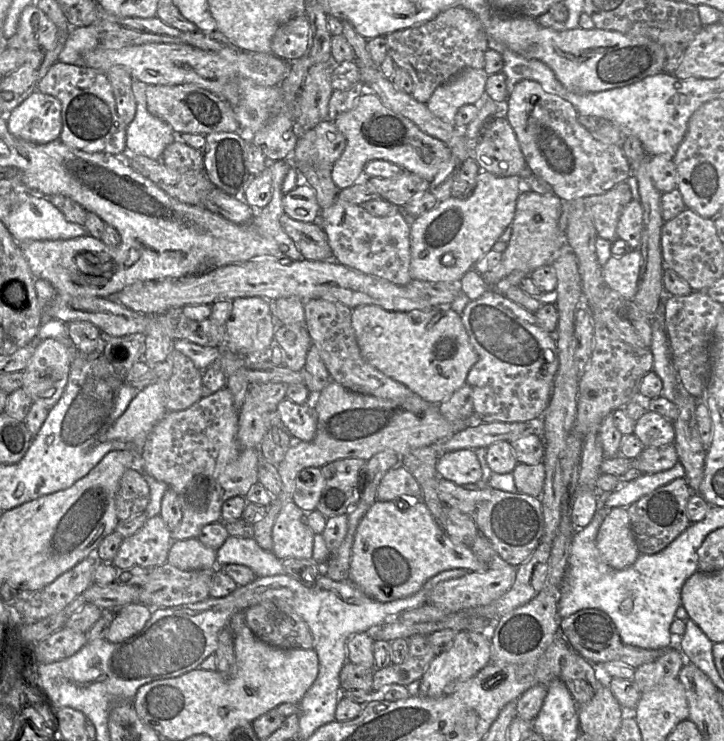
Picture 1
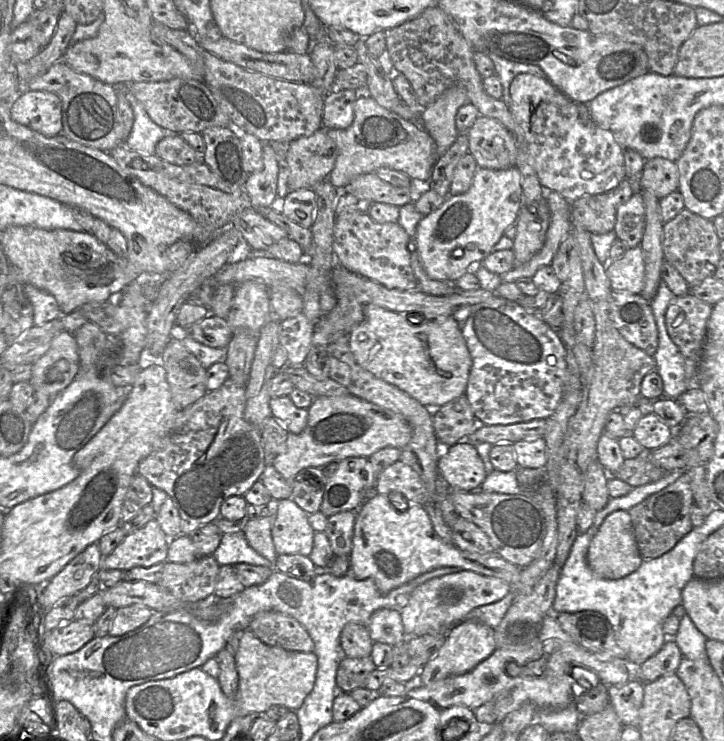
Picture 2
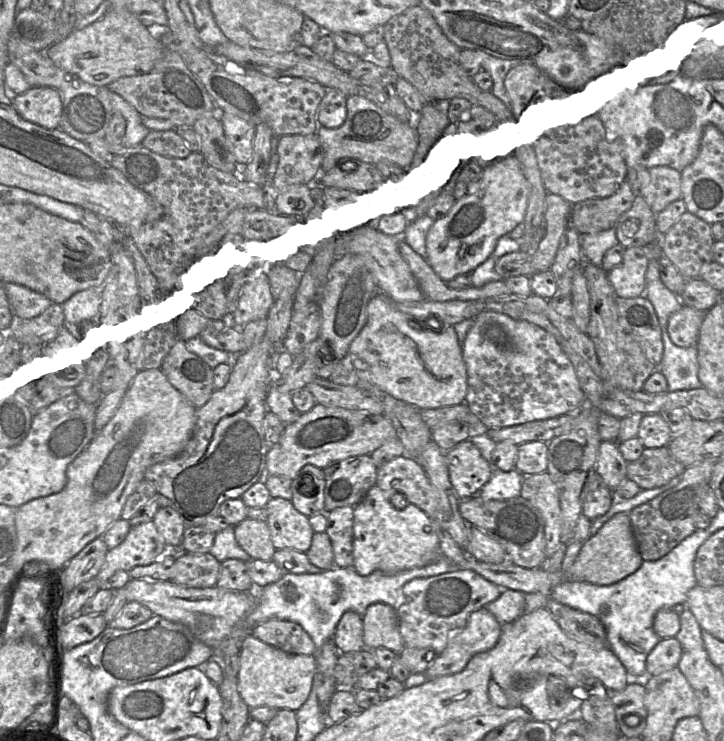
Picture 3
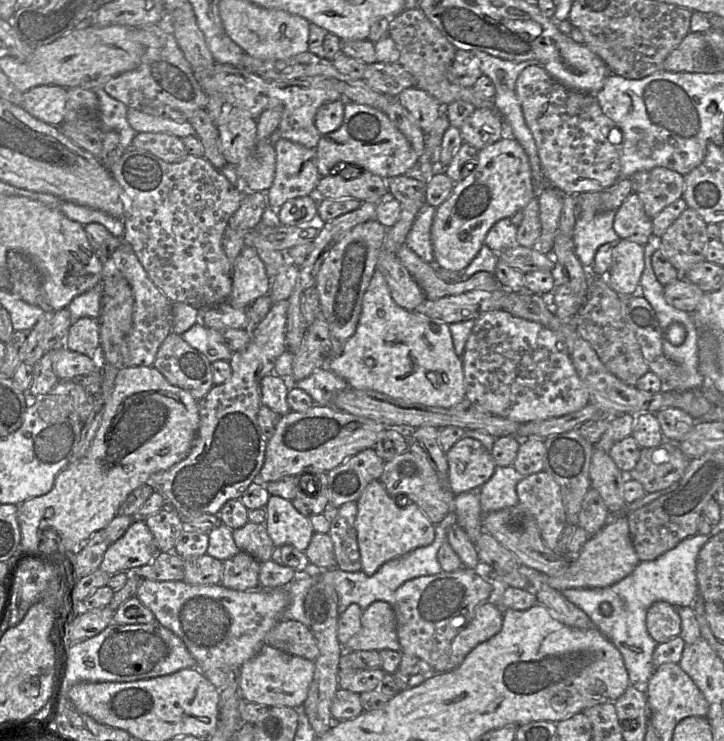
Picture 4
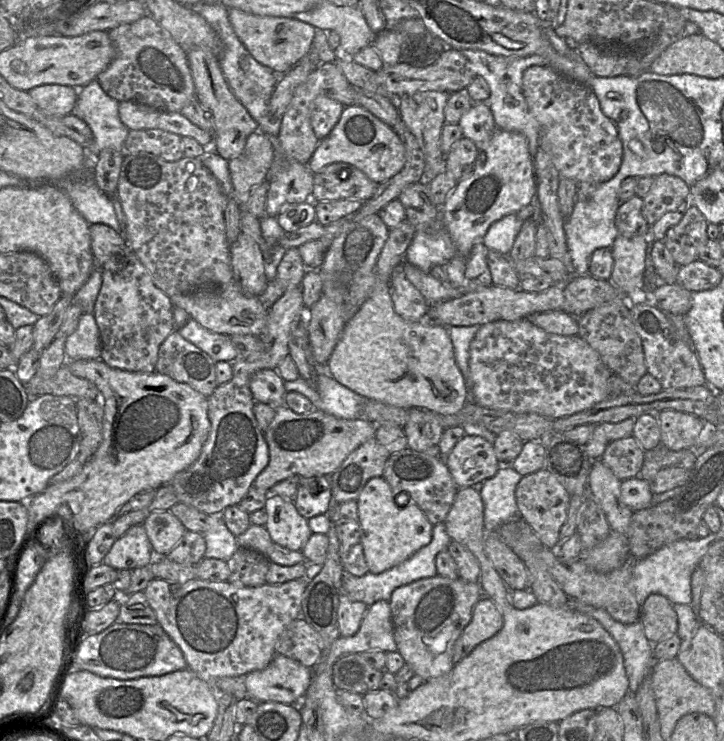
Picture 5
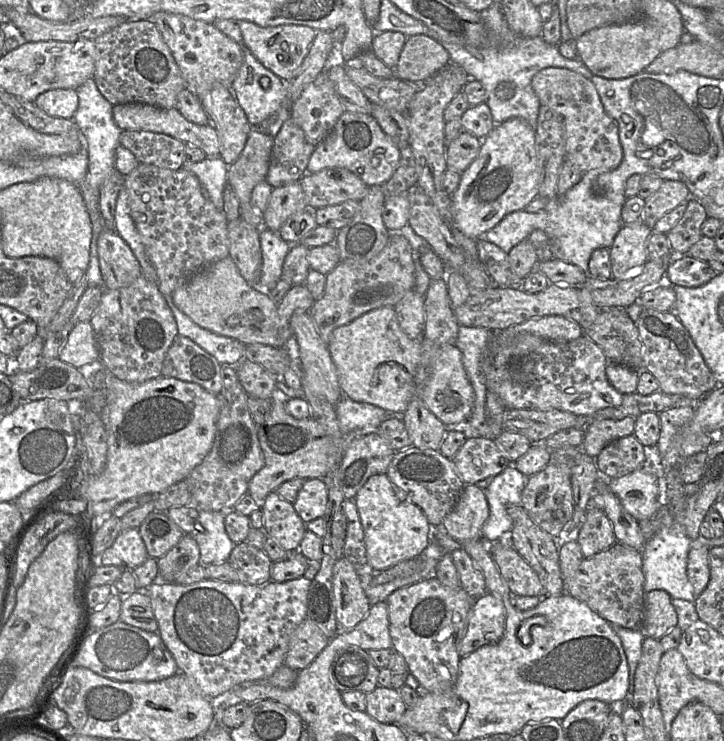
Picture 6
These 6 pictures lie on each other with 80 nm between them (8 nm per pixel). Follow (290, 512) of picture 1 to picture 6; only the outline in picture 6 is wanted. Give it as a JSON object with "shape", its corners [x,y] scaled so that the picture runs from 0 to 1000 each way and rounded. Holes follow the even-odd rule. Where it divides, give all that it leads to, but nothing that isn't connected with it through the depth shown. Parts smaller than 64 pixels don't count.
{"shape":[[[376,663],[362,679],[360,690],[362,714],[367,722],[391,742],[410,744],[424,714],[405,680],[388,672],[381,663]]]}

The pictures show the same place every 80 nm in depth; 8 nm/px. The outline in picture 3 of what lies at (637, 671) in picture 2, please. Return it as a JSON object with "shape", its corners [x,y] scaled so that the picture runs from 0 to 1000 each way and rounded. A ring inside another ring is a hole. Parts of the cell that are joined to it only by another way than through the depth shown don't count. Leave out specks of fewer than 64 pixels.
{"shape":[[[934,860],[913,862],[892,889],[894,912],[909,911],[935,900],[943,880]]]}

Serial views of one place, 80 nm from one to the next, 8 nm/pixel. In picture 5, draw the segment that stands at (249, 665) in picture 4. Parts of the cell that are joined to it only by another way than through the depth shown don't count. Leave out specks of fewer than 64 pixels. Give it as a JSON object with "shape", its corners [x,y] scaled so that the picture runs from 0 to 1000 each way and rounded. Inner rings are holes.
{"shape":[[[381,881],[367,901],[343,908],[336,919],[348,945],[412,953],[430,923],[431,907],[414,893]]]}

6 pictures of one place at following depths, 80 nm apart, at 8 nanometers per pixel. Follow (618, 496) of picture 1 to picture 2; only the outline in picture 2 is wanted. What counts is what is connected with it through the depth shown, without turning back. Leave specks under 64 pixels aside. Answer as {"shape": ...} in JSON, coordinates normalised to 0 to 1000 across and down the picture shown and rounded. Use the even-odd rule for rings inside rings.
{"shape":[[[931,633],[921,637],[916,644],[905,650],[874,657],[872,663],[862,669],[843,671],[840,679],[831,687],[823,691],[819,707],[812,714],[812,718],[820,723],[834,700],[843,692],[858,687],[867,690],[872,684],[883,680],[894,671],[931,652],[945,636],[948,634]]]}

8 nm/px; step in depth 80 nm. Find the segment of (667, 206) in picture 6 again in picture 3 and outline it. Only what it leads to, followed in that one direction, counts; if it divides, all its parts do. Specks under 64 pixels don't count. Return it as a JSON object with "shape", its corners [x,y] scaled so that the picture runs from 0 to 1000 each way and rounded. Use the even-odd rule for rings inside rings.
{"shape":[[[912,223],[896,227],[895,235],[888,252],[880,260],[890,267],[905,289],[942,267],[942,242],[938,229]]]}

